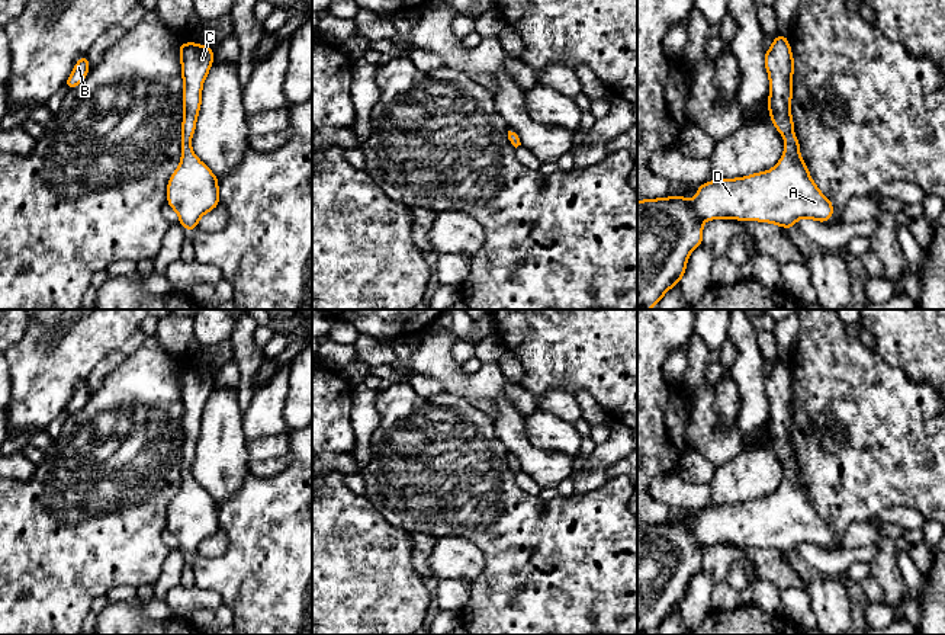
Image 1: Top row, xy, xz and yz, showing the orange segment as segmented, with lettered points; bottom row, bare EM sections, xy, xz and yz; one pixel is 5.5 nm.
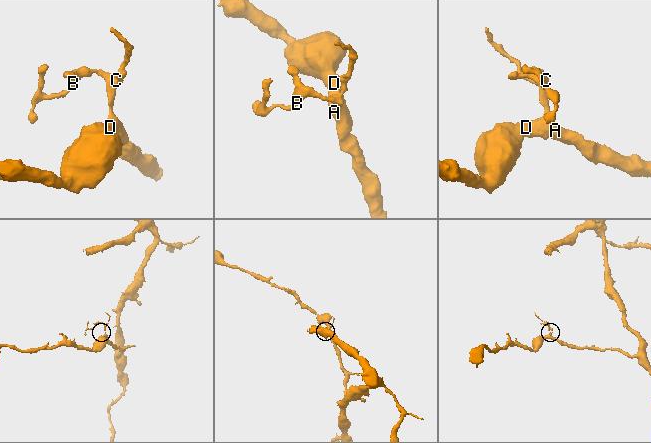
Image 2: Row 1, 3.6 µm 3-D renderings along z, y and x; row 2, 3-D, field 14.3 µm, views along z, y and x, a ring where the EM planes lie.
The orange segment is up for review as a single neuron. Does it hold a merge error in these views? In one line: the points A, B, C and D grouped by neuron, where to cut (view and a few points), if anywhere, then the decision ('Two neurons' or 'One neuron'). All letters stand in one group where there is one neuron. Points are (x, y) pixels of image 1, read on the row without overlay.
Groups: A B C D. No split. One neuron

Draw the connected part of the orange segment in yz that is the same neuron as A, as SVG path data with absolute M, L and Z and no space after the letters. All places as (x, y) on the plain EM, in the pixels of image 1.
M777 360L774 363L772 372L765 378L764 388L769 401L771 448L785 466L782 482L768 497L700 510L694 526L675 520L637 527L637 635L650 635L675 609L681 609L690 578L703 570L703 548L707 545L762 546L782 554L794 554L798 543L827 548L833 542L833 529L811 506L809 494L800 482L800 468L794 462L790 437L794 384L787 362Z

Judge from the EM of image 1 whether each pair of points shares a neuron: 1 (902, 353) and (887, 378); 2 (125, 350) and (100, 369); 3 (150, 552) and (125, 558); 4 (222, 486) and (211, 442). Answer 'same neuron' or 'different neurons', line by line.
1: different neurons
2: same neuron
3: same neuron
4: same neuron

